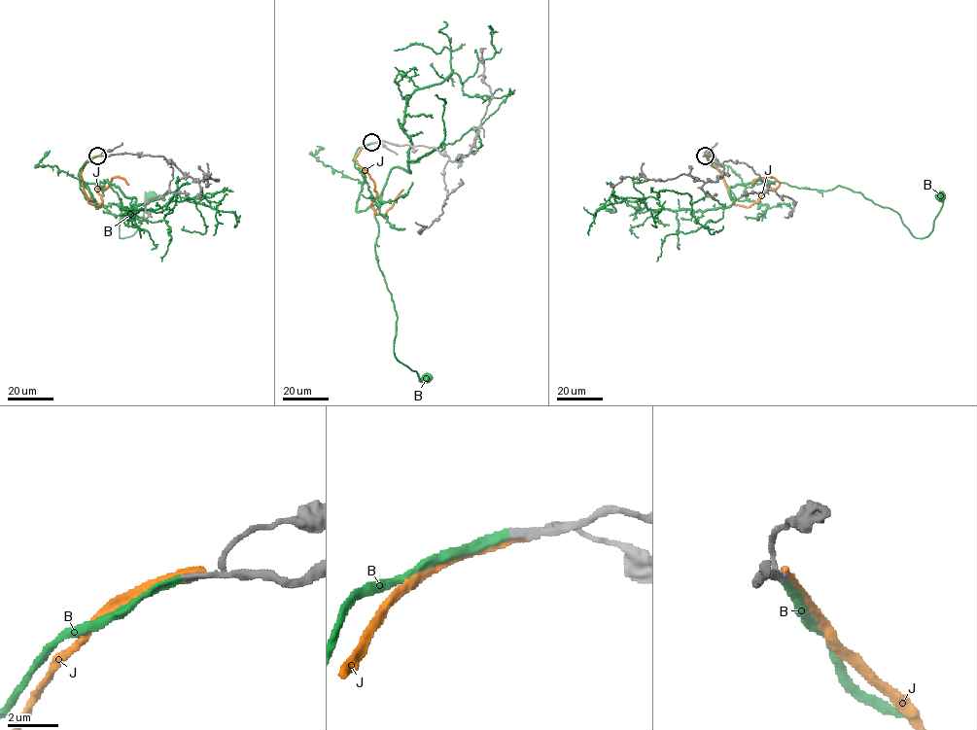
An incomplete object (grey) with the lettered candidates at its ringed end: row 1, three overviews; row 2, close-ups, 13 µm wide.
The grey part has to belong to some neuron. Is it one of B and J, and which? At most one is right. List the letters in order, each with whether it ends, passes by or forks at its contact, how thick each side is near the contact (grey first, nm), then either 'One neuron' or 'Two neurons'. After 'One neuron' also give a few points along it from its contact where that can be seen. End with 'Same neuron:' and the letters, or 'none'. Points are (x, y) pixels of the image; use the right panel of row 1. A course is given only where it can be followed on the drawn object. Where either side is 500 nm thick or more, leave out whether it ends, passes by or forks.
B: It ends there. Thickness 280 nm (grey) against 280 nm. One neuron. Its course: (705, 156), (736, 199), (765, 180), (842, 186), (895, 211), (917, 238), (932, 231), (941, 196)
J: It ends there. Thickness 360 nm (grey) against 360 nm. Two neurons
Same neuron: B

